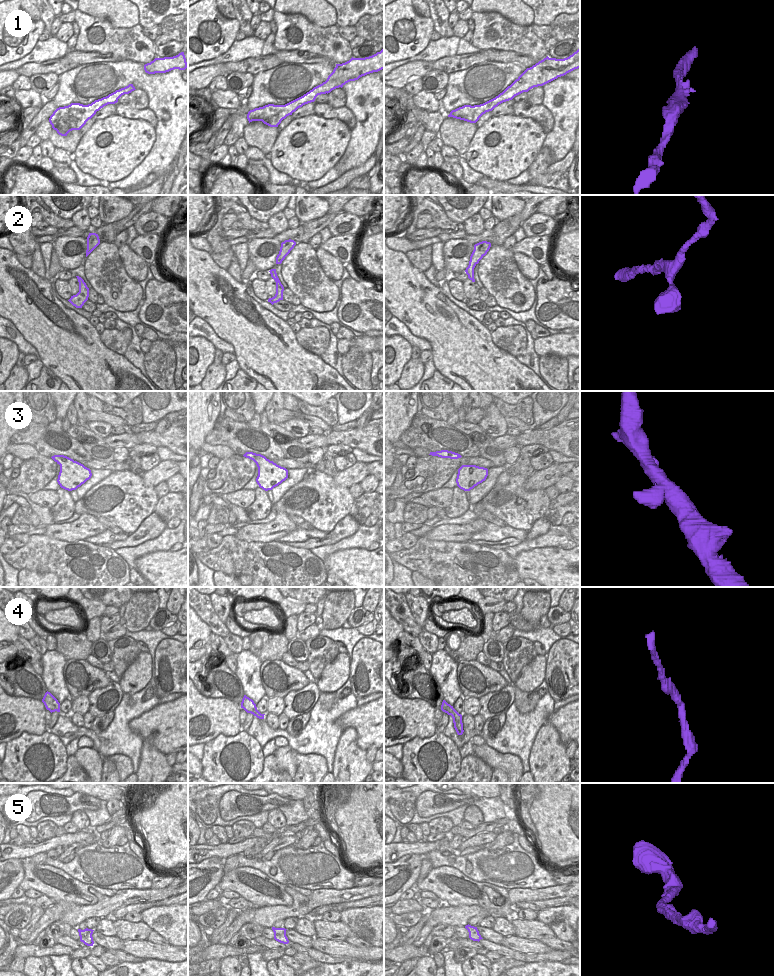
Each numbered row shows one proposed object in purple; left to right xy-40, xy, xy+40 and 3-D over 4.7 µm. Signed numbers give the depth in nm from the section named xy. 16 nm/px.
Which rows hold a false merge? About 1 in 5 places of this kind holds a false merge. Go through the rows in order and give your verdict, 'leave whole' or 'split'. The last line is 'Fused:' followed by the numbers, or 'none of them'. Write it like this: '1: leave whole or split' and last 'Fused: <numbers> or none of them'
1: leave whole
2: leave whole
3: leave whole
4: leave whole
5: leave whole
Fused: none of them

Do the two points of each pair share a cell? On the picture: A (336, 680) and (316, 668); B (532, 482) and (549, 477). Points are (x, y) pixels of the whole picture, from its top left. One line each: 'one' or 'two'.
A: two
B: one

